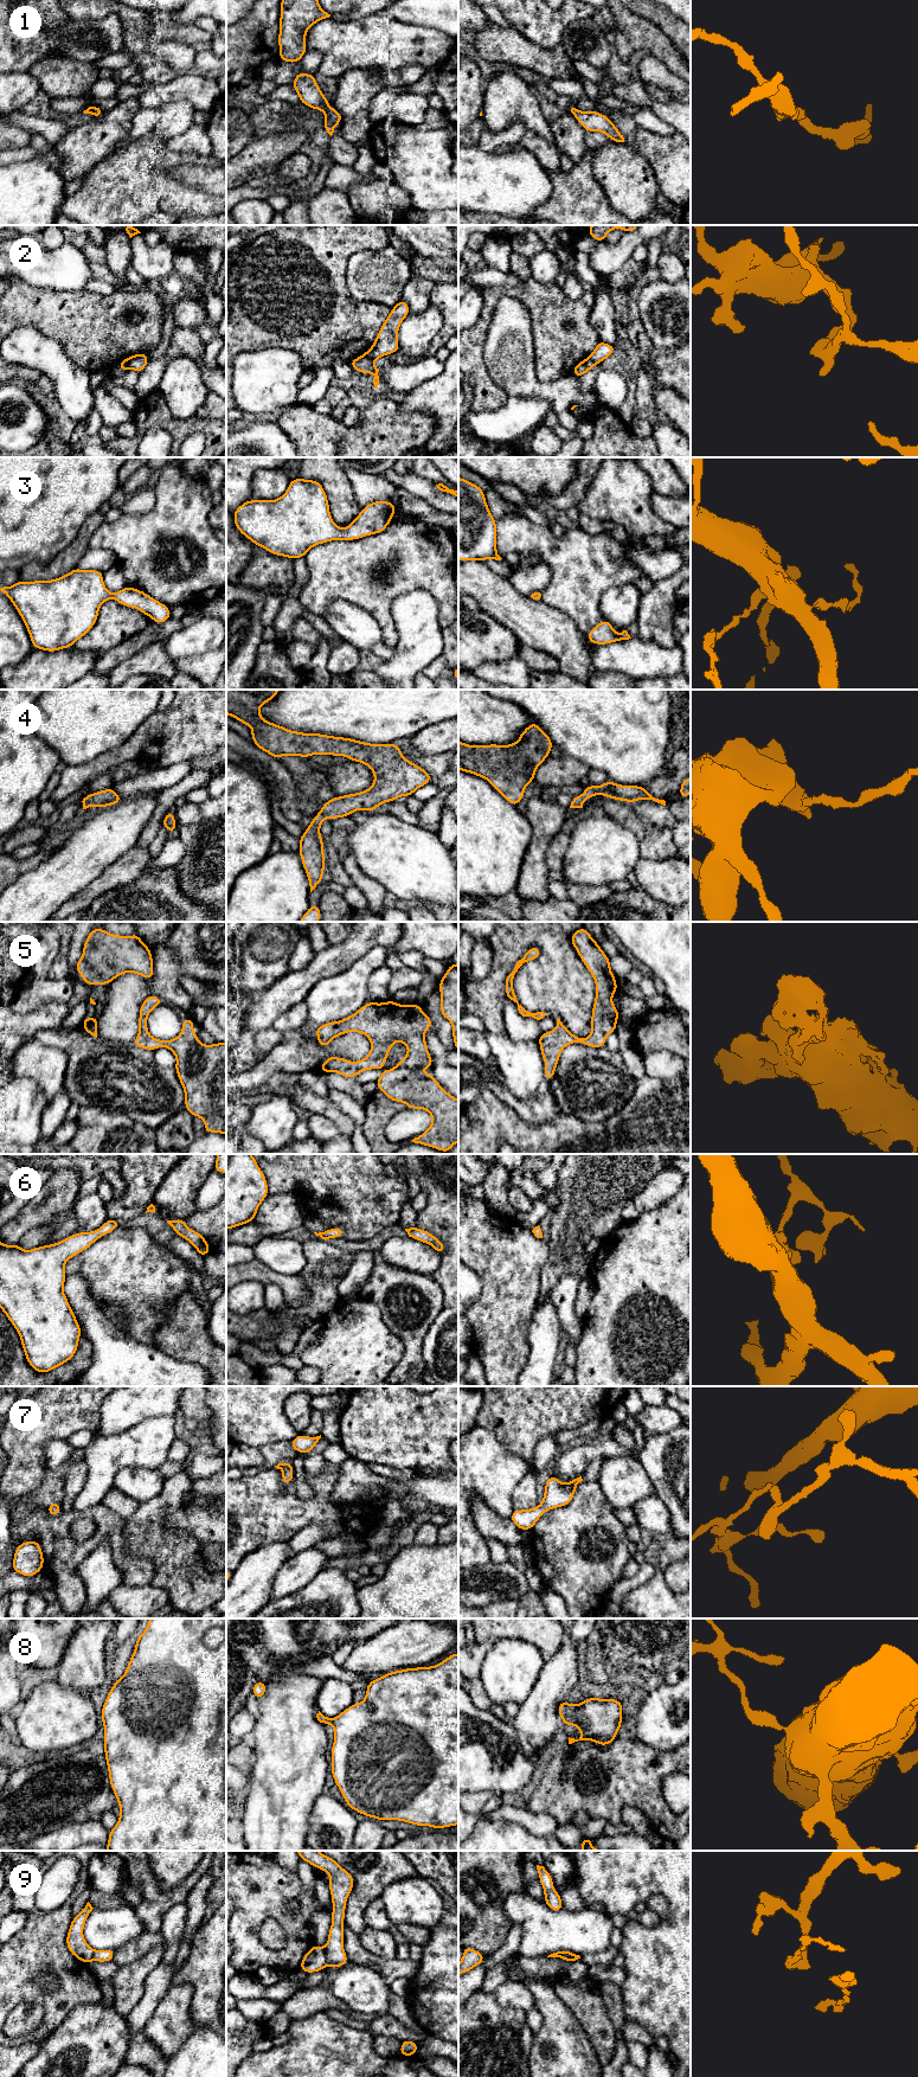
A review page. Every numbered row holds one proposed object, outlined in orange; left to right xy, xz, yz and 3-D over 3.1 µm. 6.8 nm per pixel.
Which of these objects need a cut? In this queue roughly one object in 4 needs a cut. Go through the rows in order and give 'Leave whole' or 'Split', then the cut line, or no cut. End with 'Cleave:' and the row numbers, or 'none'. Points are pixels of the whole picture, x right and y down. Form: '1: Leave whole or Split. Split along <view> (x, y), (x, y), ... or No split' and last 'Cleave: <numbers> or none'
1: Leave whole. No split
2: Split. Split along xy (139, 354), (128, 363), (127, 367)
3: Leave whole. No split
4: Leave whole. No split
5: Leave whole. No split
6: Leave whole. No split
7: Leave whole. No split
8: Leave whole. No split
9: Split. Split along xz (323, 1948), (327, 1965)
Cleave: 2, 9

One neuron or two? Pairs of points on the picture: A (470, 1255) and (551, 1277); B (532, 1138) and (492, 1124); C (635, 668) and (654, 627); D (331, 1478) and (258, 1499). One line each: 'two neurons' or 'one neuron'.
A: two neurons
B: one neuron
C: two neurons
D: one neuron

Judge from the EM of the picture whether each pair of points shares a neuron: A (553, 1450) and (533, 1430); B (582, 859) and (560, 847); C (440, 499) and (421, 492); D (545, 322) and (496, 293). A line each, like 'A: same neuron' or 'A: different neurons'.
A: different neurons
B: different neurons
C: same neuron
D: same neuron

